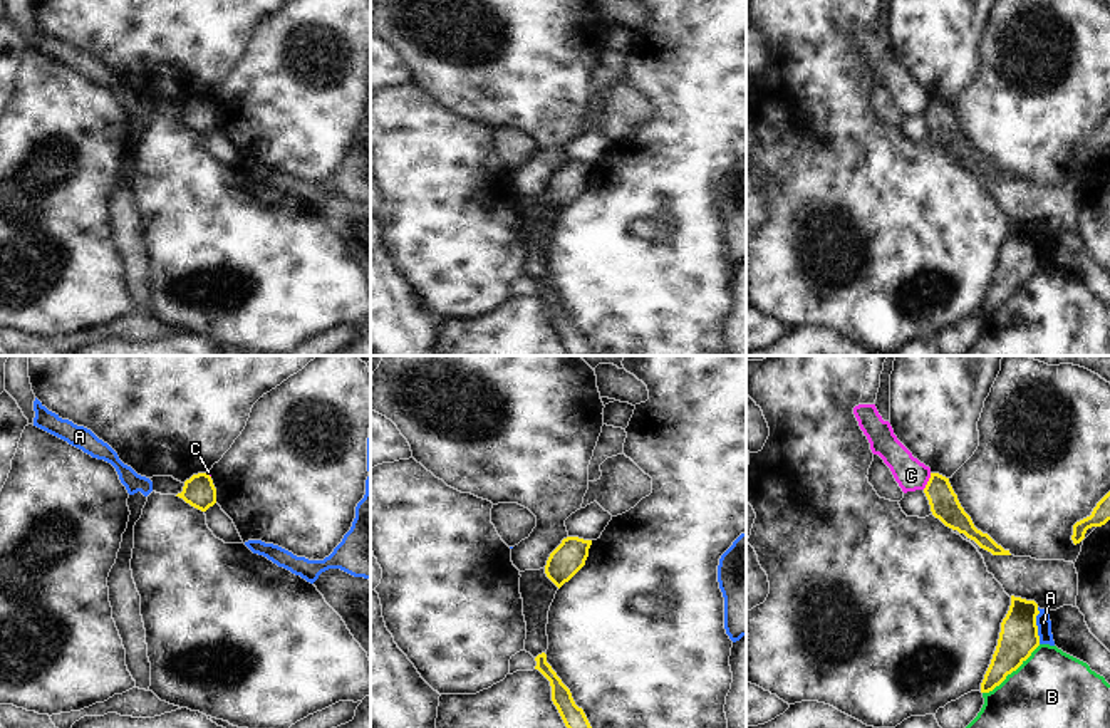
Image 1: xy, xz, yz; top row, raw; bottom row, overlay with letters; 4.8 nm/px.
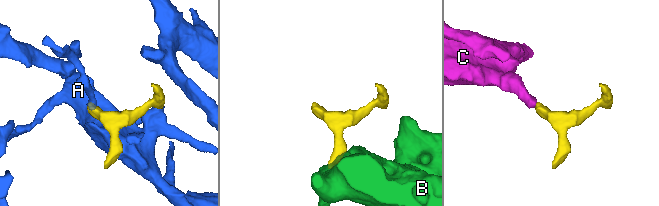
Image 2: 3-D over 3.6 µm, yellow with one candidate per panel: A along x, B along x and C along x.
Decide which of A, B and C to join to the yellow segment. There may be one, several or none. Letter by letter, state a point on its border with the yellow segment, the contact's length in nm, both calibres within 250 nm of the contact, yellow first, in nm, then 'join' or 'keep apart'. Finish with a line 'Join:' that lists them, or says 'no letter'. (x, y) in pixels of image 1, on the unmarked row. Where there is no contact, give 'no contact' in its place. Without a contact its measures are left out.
A: meets yellow in yz at (1037, 250); contact 180 nm long; 190 nm thick on the yellow side, 70 nm on the other; keep apart
B: meets yellow in yz at (1011, 296); contact 360 nm long; 190 nm thick on the yellow side, 500 nm on the other; keep apart
C: meets yellow in yz at (928, 106); contact 90 nm long; 140 nm thick on the yellow side, 150 nm on the other; keep apart
Join: no letter

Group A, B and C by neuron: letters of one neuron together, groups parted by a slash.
A / B / C

